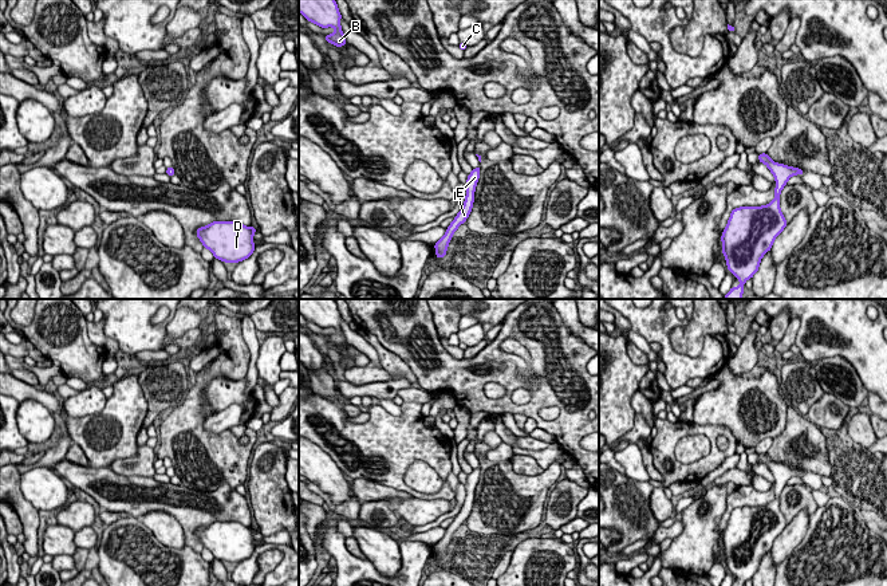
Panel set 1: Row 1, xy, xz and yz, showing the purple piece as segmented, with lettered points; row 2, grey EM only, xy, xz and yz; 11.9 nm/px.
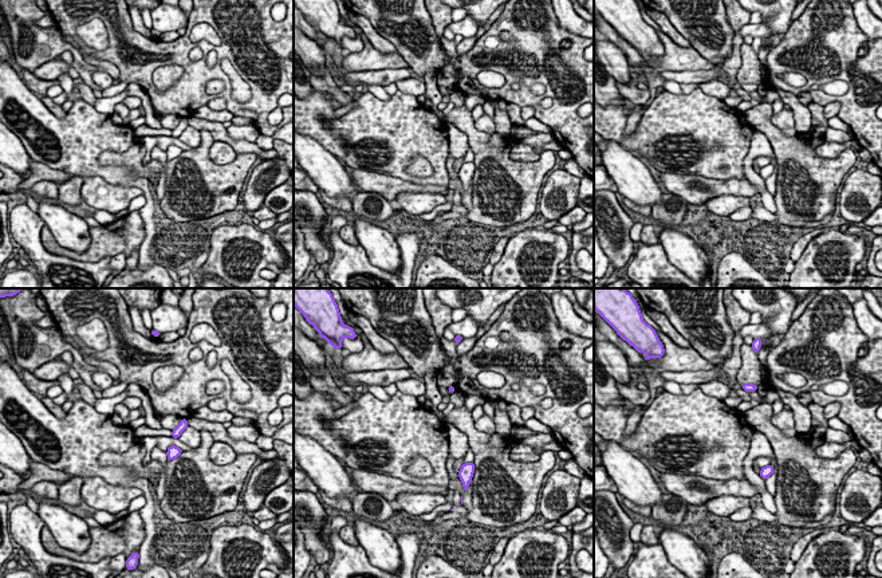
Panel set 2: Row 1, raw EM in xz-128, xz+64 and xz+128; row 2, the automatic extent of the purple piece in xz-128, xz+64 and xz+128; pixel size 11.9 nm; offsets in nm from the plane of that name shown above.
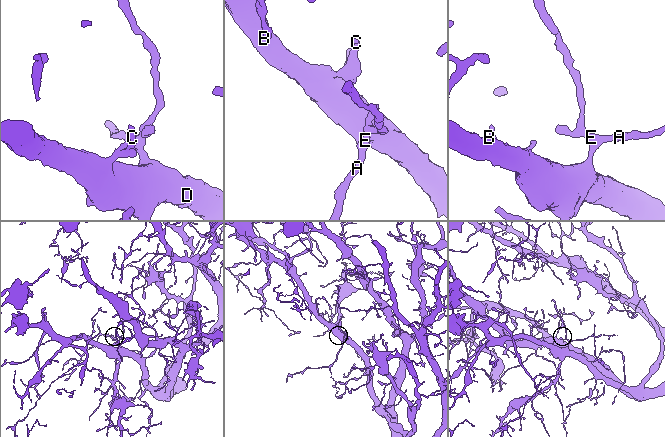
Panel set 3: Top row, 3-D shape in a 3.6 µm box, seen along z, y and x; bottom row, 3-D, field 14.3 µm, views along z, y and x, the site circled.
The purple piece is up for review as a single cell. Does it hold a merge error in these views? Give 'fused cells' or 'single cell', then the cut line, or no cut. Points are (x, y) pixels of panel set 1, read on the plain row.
single cell; cut none

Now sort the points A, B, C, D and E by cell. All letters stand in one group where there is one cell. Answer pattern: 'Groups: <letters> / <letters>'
Groups: A B C D E

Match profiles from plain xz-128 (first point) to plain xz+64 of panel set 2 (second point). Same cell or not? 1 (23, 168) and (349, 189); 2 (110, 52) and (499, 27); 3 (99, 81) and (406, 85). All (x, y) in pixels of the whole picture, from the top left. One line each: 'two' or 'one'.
1: one
2: one
3: one

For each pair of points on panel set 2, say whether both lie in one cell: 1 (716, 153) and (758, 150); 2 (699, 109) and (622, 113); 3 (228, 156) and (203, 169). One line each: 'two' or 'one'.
1: two
2: one
3: two

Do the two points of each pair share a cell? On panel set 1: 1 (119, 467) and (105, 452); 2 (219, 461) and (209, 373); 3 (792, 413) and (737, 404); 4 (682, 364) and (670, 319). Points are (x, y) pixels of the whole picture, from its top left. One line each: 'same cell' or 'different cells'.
1: different cells
2: same cell
3: different cells
4: same cell

